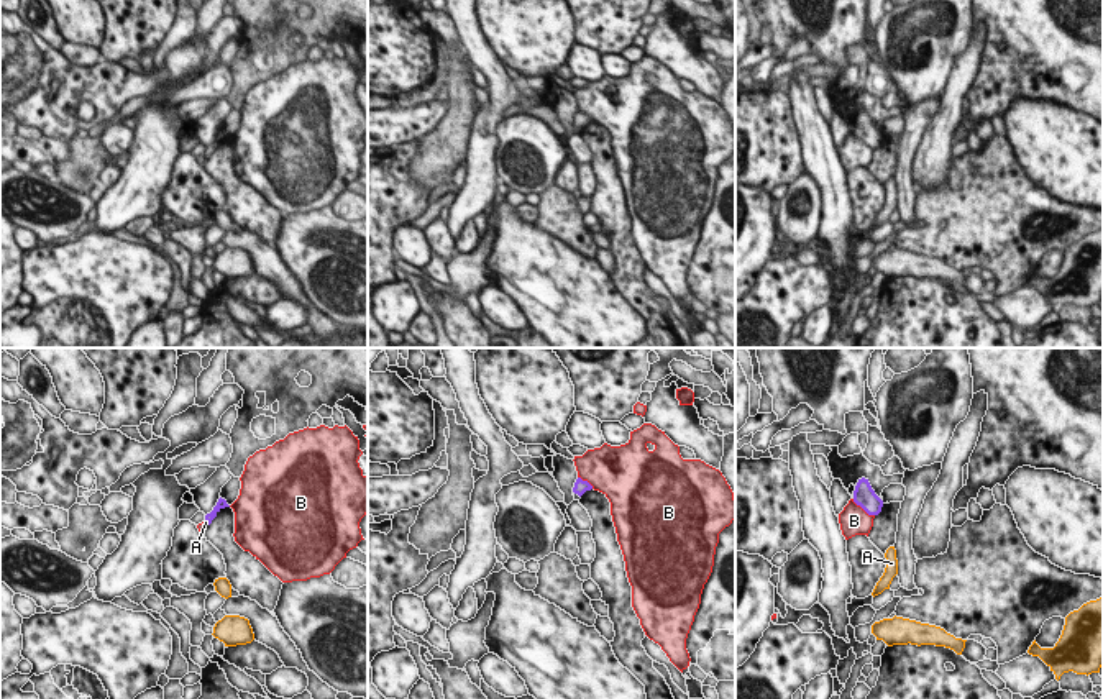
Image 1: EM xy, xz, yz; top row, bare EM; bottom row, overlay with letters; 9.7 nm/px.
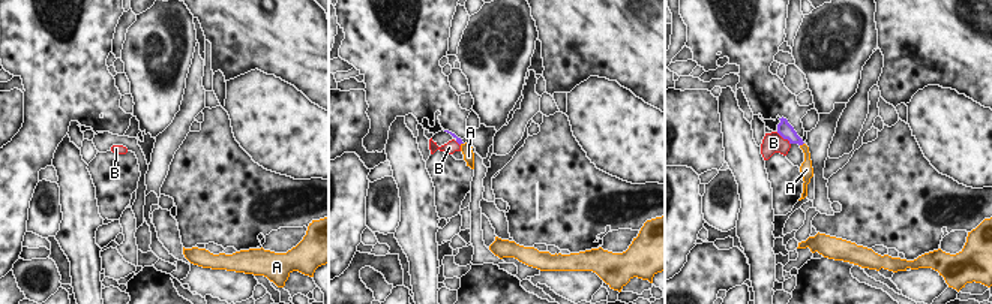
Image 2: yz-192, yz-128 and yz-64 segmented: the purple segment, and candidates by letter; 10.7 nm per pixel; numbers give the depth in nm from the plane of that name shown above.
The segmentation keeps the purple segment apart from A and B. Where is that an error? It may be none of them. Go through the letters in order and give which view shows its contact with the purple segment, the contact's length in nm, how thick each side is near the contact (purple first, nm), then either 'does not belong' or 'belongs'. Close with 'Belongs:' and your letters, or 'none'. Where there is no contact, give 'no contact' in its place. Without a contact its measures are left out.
A: xy | 70 nm | 90/50 nm | belongs
B: yz | 280 nm | 220/280 nm | does not belong
Belongs: A

